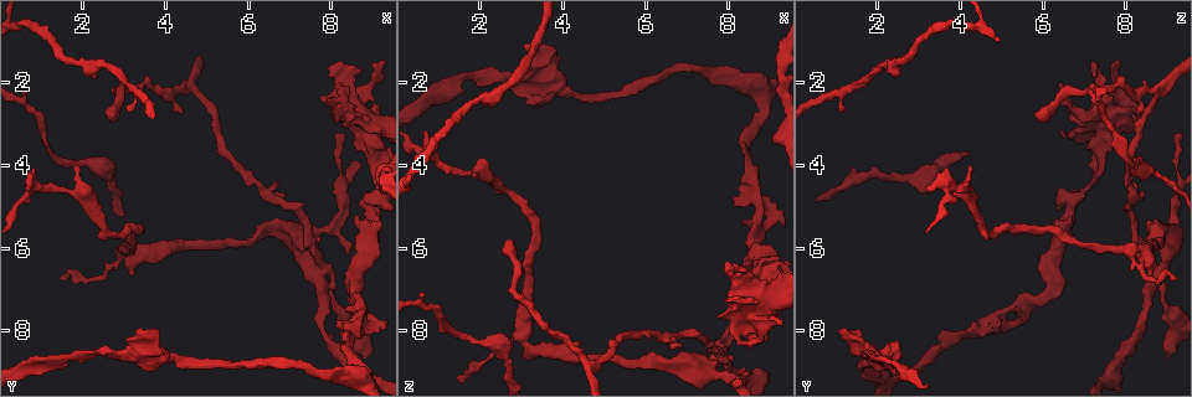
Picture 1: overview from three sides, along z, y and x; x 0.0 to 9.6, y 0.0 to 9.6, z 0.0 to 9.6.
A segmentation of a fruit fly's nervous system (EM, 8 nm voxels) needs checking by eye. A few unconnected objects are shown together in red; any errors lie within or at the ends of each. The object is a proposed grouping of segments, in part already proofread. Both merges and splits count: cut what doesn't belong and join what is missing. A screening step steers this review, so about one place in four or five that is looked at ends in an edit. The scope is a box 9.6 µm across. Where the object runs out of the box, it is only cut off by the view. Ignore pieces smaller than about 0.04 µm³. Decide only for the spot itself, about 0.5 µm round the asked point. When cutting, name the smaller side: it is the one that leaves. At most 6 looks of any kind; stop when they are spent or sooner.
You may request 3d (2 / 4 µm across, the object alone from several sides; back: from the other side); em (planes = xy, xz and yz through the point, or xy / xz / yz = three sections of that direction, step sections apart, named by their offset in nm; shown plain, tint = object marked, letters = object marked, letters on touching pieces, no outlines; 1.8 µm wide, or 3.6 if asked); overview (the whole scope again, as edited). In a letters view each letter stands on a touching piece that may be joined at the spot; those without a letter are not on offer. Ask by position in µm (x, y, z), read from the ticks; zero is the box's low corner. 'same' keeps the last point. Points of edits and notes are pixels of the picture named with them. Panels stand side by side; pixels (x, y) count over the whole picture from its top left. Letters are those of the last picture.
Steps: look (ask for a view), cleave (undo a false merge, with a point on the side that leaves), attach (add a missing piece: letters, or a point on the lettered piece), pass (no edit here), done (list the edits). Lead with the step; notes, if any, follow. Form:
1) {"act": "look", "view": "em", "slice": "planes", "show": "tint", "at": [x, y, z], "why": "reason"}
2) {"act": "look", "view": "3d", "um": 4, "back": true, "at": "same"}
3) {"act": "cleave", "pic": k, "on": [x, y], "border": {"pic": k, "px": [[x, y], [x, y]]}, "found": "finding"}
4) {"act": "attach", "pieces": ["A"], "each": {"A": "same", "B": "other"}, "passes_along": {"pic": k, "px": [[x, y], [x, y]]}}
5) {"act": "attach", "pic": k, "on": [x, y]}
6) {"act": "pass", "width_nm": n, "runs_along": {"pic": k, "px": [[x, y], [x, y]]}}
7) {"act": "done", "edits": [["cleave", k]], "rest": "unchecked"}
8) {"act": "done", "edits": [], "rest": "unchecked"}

{"act": "look", "view": "em", "um": 3.6, "slice": "xy", "step": 4, "show": "tint", "at": [8.65, 5.15, 6.70], "why": "free end"}

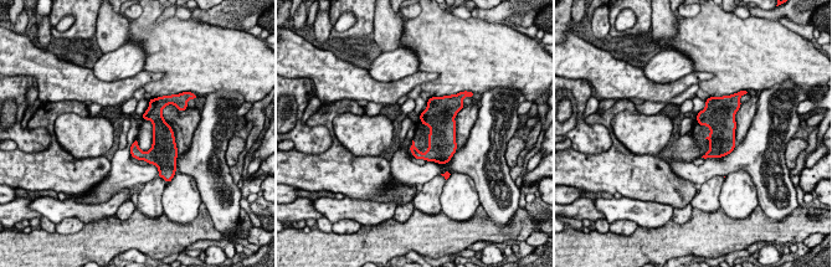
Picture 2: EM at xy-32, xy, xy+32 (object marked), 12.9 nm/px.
{"act": "look", "view": "em", "um": 3.6, "slice": "planes", "show": "letters", "at": "same"}

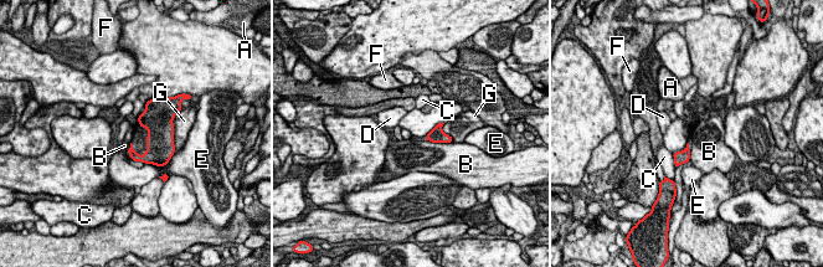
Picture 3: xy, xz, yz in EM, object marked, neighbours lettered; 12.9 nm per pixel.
{"act": "pass", "each": {"A": "other", "B": "other", "C": "other", "D": "other", "E": "other", "F": "other", "G": "other"}, "border": {"pic": 3, "px": [[129, 143], [128, 154], [132, 159]]}, "found": "none of them fits"}

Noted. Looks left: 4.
{"act": "look", "view": "3d", "um": 4, "at": [8.20, 2.10, 6.35], "why": "an open end"}

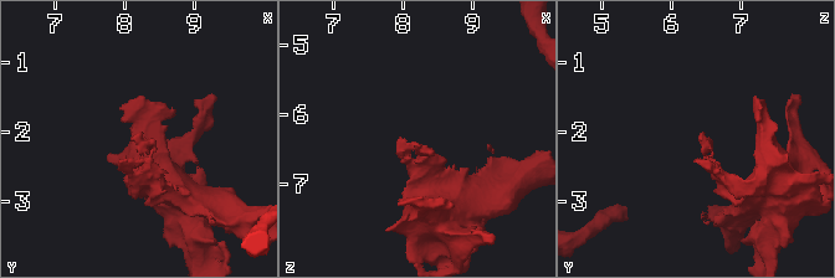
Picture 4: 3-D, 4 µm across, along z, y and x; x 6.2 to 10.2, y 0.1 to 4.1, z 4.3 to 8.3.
{"act": "look", "view": "em", "um": 3.6, "slice": "yz", "step": 16, "show": "letters", "at": [8.20, 2.05, 6.40], "why": "shape alone is not enough"}

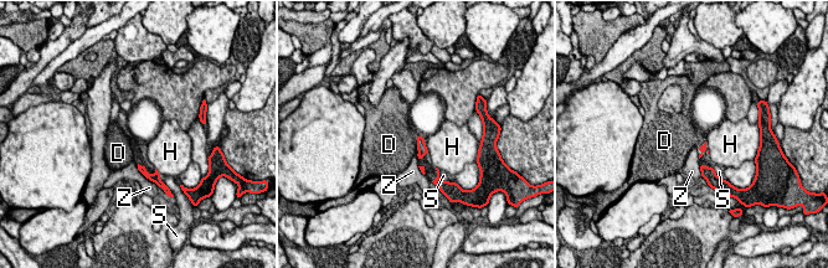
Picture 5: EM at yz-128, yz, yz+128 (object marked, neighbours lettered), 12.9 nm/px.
{"act": "pass", "longest_contact_nm": ["H", 220], "each": {"D": "other", "H": "other", "S": "other", "Z": "other"}, "border": {"pic": 5, "px": [[417, 135], [416, 148]]}, "found": "no lettered piece goes on from it"}

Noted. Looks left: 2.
{"act": "done", "edits": [], "rest": "unchecked"}

